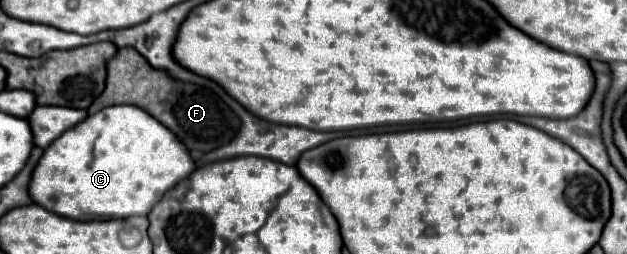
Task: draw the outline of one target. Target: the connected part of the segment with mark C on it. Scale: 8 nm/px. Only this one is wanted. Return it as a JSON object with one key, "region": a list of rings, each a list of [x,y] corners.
{"region":[[[111,105],[95,115],[87,115],[81,125],[75,125],[69,129],[69,133],[63,133],[57,141],[53,141],[53,145],[49,145],[49,149],[43,151],[33,169],[29,193],[33,193],[33,203],[67,219],[125,219],[131,215],[147,215],[151,207],[165,195],[165,191],[175,187],[193,171],[195,163],[187,147],[177,141],[177,137],[165,129],[165,125],[133,105]]]}

